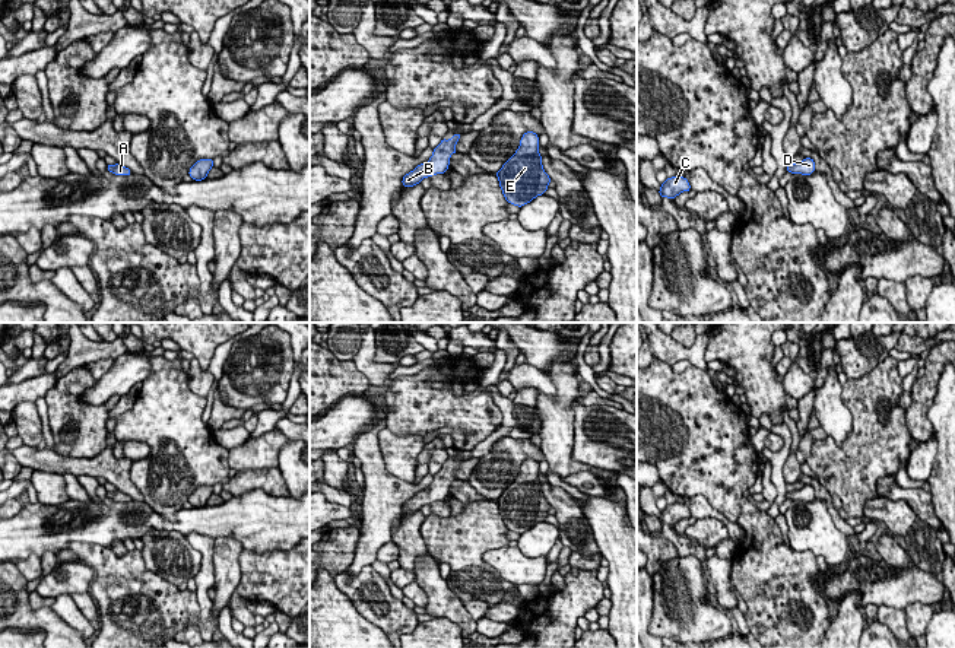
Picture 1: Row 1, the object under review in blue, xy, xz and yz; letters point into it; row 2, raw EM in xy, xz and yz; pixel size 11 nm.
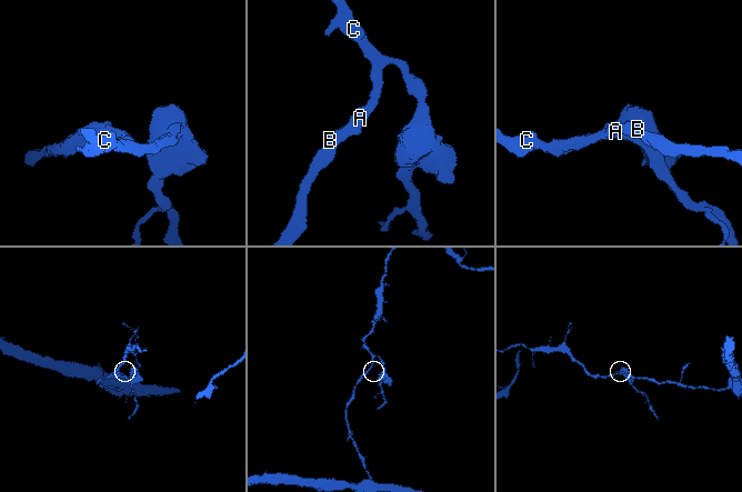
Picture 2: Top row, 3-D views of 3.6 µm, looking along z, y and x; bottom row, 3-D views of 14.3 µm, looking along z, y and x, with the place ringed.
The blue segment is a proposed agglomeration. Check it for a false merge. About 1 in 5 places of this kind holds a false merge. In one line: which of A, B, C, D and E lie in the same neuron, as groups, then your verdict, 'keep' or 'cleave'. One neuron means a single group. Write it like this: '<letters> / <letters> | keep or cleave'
A B C D E | keep

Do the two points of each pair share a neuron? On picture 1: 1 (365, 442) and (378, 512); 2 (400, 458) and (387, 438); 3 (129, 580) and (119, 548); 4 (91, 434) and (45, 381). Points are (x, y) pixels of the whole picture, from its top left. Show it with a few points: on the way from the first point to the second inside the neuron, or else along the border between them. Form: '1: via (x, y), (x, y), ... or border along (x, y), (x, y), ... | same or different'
1: via (371, 460), (378, 482), (378, 495) | same
2: via (400, 454), (389, 442) | same
3: border along (111, 548), (119, 555), (127, 552) | different
4: border along (59, 380), (43, 397) | different

